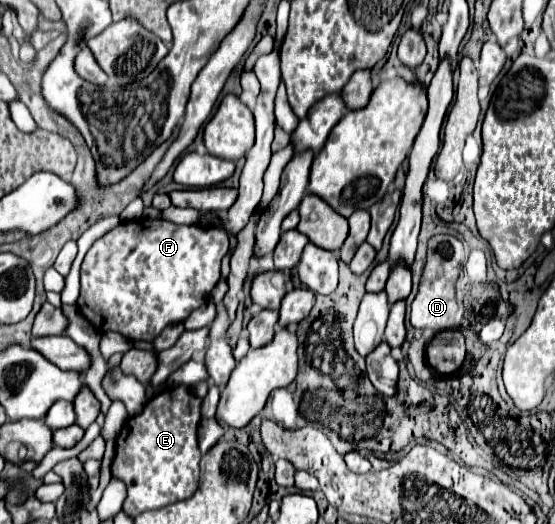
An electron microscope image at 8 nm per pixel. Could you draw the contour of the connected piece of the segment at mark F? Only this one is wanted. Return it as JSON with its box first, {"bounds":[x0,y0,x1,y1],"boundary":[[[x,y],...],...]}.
{"bounds":[77,219,229,341],"boundary":[[[137,219],[119,223],[87,251],[81,265],[81,293],[77,307],[101,333],[115,331],[131,341],[153,341],[167,325],[185,321],[193,309],[205,305],[221,273],[221,259],[229,251],[229,239],[219,227],[175,225],[165,219]]]}

